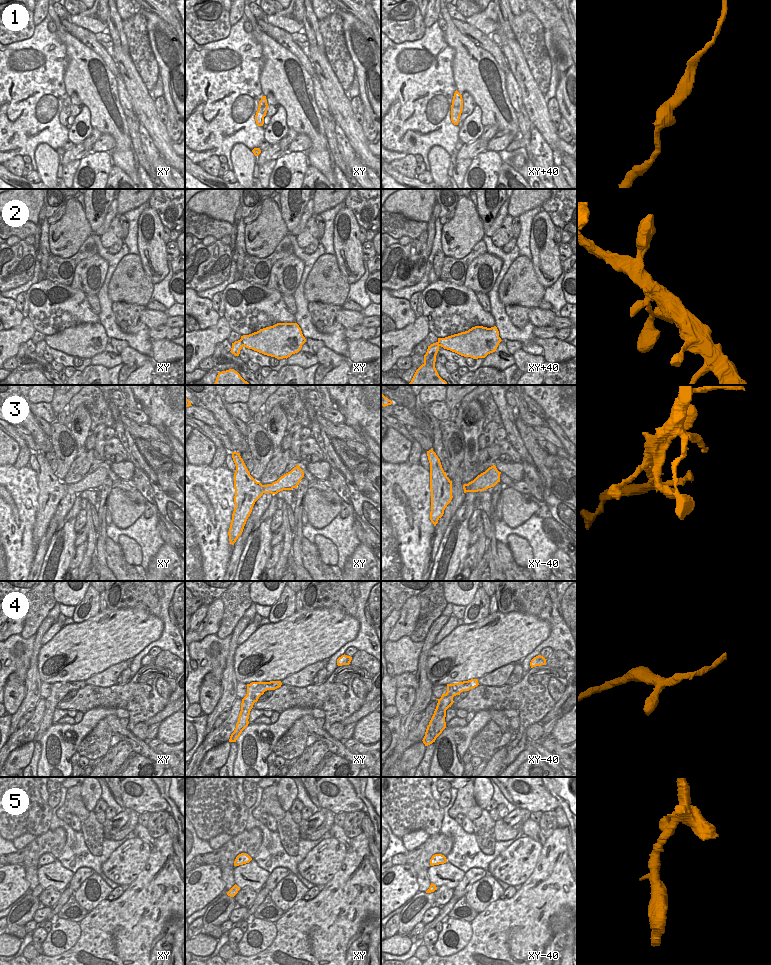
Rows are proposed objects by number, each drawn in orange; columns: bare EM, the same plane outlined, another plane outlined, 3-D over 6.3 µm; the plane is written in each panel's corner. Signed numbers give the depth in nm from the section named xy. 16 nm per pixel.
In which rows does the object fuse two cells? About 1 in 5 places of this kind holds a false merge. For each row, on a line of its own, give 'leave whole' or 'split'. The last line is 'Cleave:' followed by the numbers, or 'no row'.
1: leave whole
2: leave whole
3: leave whole
4: leave whole
5: leave whole
Cleave: no row

